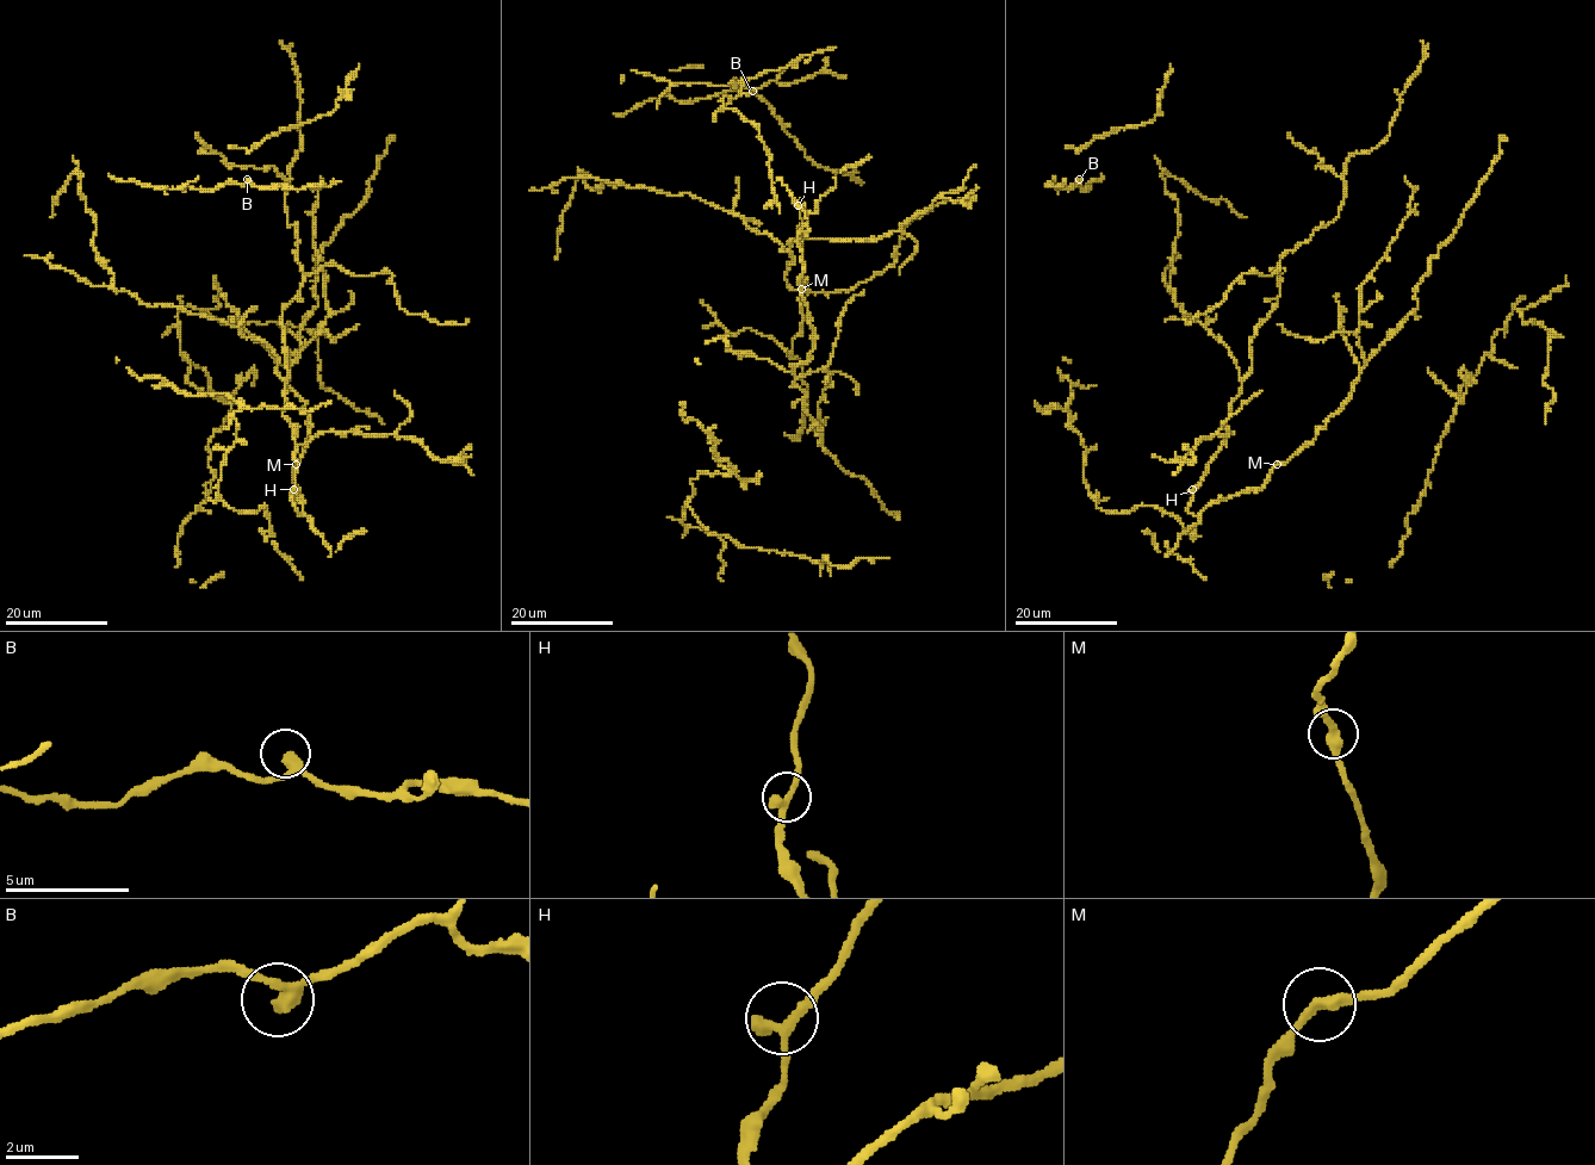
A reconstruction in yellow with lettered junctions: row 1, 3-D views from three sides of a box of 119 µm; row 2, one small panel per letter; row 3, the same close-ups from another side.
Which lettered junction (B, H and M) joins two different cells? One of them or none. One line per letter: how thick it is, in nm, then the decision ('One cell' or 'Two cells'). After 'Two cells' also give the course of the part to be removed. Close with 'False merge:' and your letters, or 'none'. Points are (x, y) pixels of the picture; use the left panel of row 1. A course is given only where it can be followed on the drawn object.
B: Thickness 320 nm. One cell
H: Thickness 320 nm. One cell
M: Thickness 320 nm. One cell
False merge: none

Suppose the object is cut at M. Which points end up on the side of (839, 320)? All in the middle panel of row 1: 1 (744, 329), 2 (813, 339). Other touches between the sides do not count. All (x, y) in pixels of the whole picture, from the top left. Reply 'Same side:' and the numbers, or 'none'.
Same side: 2

